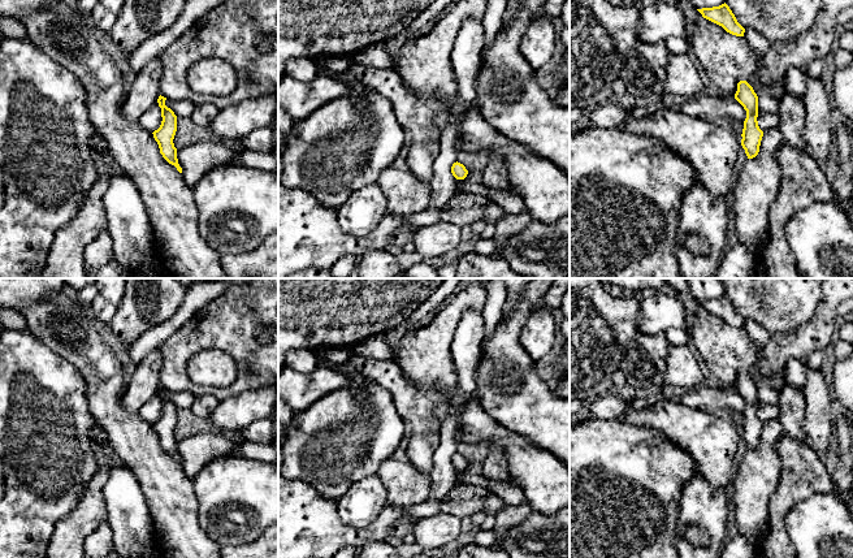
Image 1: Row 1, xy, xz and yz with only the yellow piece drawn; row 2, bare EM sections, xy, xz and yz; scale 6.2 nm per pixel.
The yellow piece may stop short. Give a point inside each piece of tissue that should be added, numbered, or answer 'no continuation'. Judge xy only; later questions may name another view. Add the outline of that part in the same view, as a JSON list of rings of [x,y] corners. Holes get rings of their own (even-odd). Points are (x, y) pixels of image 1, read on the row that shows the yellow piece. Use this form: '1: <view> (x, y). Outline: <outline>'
no continuation

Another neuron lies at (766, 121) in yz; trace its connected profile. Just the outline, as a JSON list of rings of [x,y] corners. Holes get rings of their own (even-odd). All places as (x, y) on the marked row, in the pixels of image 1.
[[[758,111],[758,126],[762,131],[766,131],[768,129],[778,129],[779,127],[779,113],[767,113]]]

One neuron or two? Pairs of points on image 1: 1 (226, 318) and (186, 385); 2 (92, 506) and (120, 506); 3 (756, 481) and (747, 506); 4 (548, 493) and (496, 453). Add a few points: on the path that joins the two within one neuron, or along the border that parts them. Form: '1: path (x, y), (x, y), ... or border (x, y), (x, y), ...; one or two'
1: path (208, 329), (181, 357), (181, 367); one
2: border (109, 476), (103, 487), (105, 520); two
3: path (753, 488), (752, 500); one
4: border (493, 442), (505, 454), (507, 471), (511, 476); two

